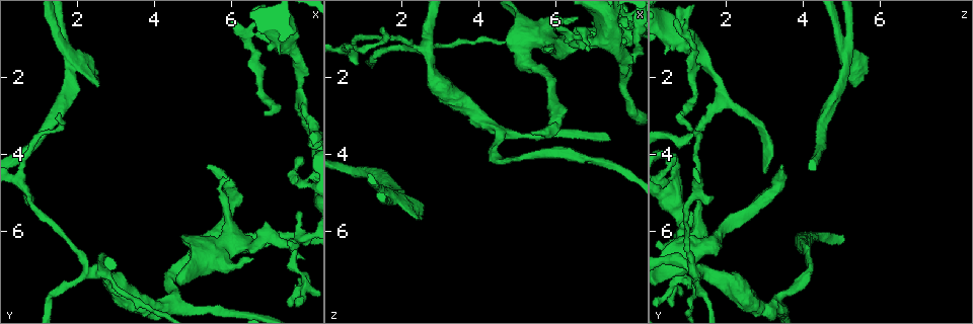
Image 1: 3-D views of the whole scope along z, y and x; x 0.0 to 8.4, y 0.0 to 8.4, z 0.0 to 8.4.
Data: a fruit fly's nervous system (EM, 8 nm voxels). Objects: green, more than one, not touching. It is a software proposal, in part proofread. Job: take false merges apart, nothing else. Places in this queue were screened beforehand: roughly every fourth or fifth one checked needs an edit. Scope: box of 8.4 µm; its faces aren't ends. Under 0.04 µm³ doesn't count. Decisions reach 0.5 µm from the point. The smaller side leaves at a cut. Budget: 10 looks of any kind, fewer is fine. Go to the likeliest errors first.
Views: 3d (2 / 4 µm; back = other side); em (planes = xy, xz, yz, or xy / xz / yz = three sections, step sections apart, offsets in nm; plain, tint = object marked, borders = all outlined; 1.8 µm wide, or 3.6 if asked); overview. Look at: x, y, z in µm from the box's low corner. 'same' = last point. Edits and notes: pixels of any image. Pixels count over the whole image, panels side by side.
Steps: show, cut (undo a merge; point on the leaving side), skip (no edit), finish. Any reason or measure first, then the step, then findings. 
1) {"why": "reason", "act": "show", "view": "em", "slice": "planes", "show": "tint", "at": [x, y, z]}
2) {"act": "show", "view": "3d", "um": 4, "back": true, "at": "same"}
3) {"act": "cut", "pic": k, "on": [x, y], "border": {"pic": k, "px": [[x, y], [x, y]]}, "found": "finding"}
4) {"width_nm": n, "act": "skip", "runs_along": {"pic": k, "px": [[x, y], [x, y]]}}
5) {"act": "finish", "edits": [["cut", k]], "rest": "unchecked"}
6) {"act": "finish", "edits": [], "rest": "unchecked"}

{"why": "abrupt turn", "act": "show", "view": "3d", "um": 2, "at": [2.65, 7.10, 1.25]}

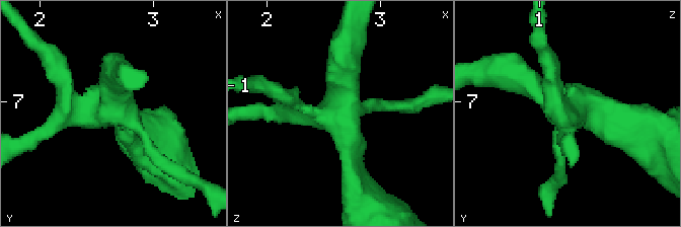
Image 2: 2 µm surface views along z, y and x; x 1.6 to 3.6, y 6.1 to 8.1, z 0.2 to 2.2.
{"why": "shape alone is not enough", "act": "show", "view": "em", "slice": "planes", "show": "tint", "at": [2.60, 7.04, 1.26]}

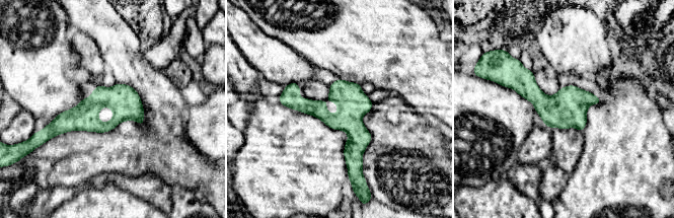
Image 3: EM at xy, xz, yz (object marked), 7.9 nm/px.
{"width_nm": 240, "act": "skip", "runs_along": {"pic": 3, "px": [[288, 87], [353, 133], [351, 169]]}, "found": "continuous, no second neuron"}

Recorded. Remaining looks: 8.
{"act": "show", "view": "3d", "um": 4, "back": true, "at": [1.70, 1.40, 5.05]}

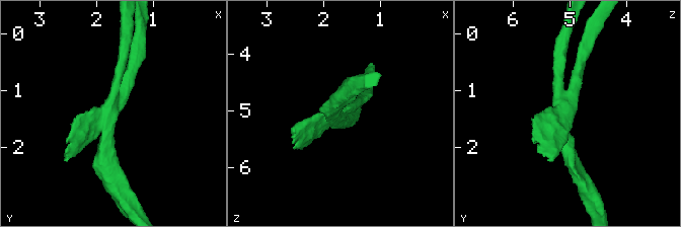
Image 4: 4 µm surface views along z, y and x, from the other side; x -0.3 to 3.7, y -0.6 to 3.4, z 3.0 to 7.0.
{"why": "shape alone is not enough", "act": "show", "view": "em", "slice": "planes", "show": "tint", "at": [1.75, 1.45, 5.05]}

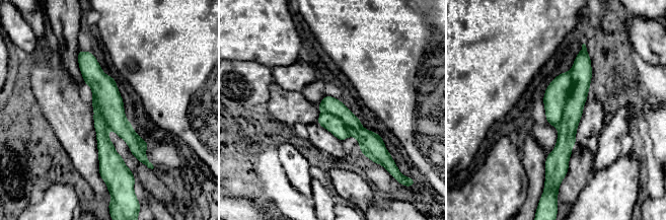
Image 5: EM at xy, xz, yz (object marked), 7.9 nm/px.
{"act": "cut", "pic": 5, "on": [556, 95], "found": "a second neuron is stuck on"}

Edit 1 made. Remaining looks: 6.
{"why": "abrupt turn", "act": "show", "view": "em", "slice": "planes", "show": "tint", "at": [6.55, 0.85, 1.00]}

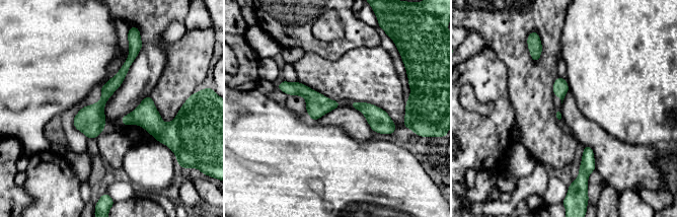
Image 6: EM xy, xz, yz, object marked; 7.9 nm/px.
{"act": "skip", "found": "all the same neuron"}

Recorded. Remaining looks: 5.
{"why": "side arm on a straight run", "act": "show", "view": "3d", "um": 4, "at": [4.35, 7.95, 3.20]}

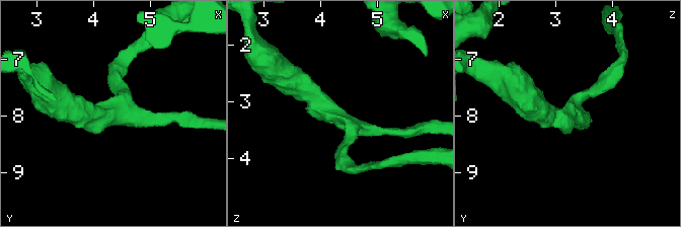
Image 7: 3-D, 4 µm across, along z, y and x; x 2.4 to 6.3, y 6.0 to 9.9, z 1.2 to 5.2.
{"arms": 3, "arm_widths_nm": [170, 200, 420], "act": "show", "view": "em", "slice": "xy", "step": 8, "show": "tint", "at": [4.30, 7.95, 3.25]}

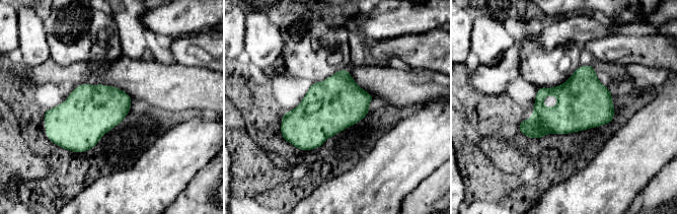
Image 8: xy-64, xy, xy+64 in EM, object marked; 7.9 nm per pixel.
{"why": "cut it another way", "act": "show", "view": "em", "slice": "planes", "show": "tint", "at": "same"}

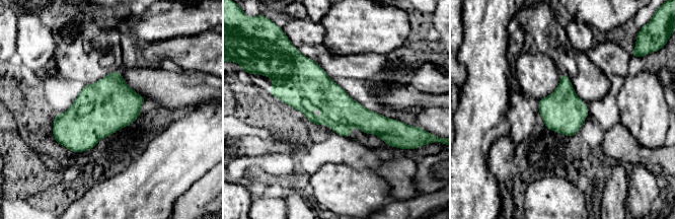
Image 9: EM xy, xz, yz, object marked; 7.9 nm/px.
{"act": "skip", "found": "one neuron here"}

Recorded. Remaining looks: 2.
{"act": "finish", "edits": [["cut", 5]], "rest": "unchecked"}

